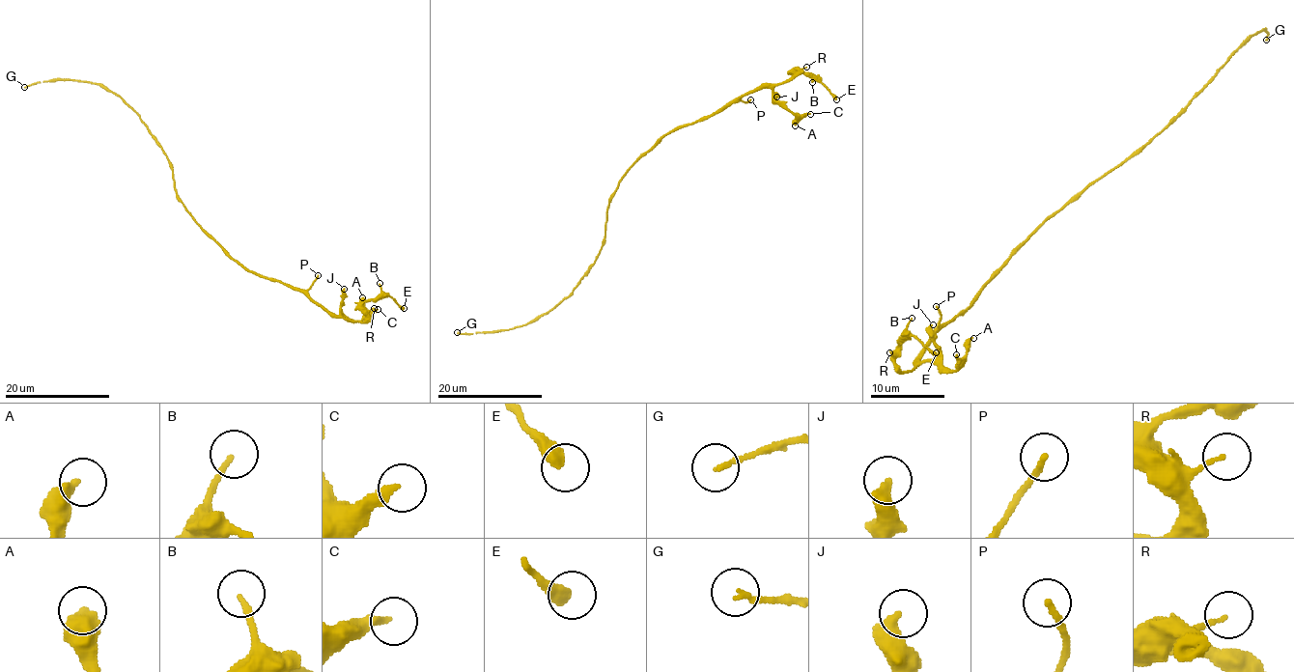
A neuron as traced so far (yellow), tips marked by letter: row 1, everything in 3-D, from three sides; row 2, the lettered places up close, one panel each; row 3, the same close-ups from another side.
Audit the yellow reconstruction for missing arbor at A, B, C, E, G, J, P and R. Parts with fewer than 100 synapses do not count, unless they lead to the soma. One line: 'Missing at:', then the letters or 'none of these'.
Missing at: G

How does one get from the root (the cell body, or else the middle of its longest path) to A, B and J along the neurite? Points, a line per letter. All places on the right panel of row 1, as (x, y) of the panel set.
A: (1040, 227), (978, 290), (973, 301), (931, 338), (919, 362), (955, 369), (973, 338)
B: (1040, 227), (973, 301), (931, 338), (919, 362), (911, 371), (901, 371), (895, 364), (897, 340), (912, 318)
J: (1040, 227), (978, 290), (973, 301), (931, 338), (919, 362), (938, 354), (933, 324)

